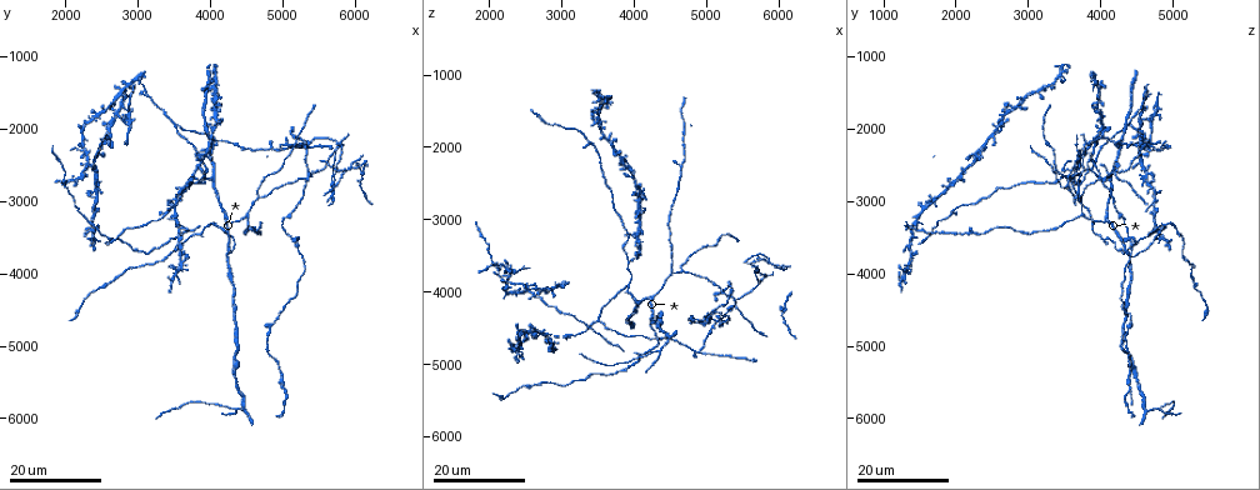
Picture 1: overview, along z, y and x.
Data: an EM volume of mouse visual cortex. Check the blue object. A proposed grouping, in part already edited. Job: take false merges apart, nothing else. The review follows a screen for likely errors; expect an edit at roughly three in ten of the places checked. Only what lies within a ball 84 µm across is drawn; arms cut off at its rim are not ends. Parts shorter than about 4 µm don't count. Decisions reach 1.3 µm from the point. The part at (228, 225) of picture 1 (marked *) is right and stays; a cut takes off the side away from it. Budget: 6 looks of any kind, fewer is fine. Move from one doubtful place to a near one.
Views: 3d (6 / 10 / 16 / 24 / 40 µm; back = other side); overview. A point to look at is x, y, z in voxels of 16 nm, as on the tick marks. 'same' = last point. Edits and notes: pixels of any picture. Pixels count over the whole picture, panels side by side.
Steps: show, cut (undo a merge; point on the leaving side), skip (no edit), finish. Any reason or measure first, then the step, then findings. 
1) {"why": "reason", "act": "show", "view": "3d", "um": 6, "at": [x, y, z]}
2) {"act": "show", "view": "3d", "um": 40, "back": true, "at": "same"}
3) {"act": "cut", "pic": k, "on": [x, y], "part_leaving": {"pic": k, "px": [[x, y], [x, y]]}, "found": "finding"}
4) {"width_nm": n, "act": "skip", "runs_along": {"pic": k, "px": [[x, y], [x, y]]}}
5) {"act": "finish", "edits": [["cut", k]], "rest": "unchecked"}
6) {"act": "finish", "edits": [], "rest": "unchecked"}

{"why": "branch point", "act": "show", "view": "3d", "um": 16, "at": [4100, 3350, 4850]}

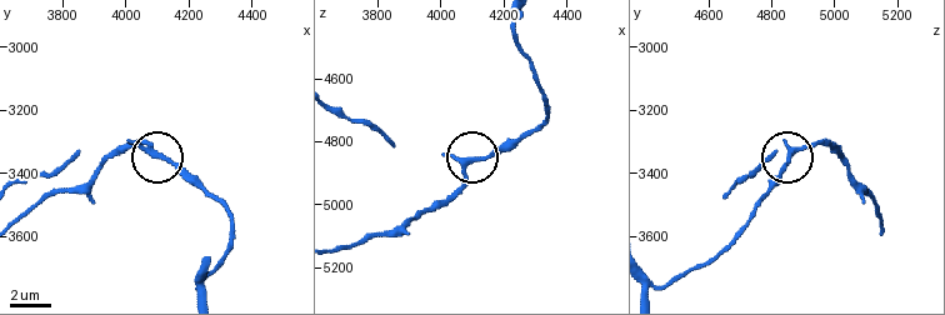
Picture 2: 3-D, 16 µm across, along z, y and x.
{"act": "show", "view": "3d", "um": 10, "at": [4070, 3330, 4870]}

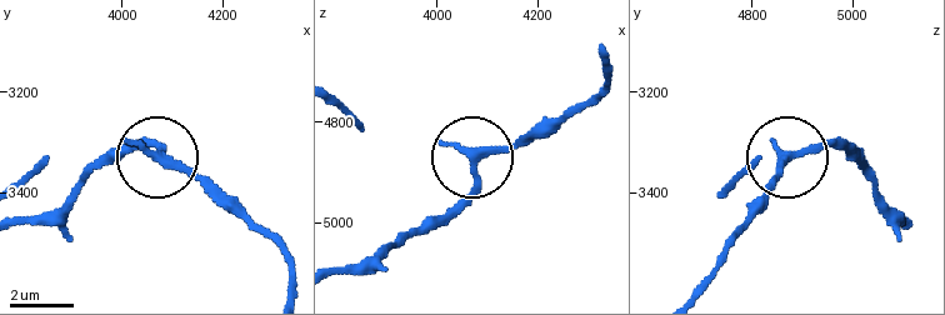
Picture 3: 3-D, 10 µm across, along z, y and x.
{"side_arm_um": 47, "act": "skip", "runs_along": {"pic": 3, "px": [[699, 288], [771, 190], [783, 164], [850, 141]]}, "found": "one neuron here"}

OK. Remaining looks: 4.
{"why": "three-way junction", "act": "show", "view": "3d", "um": 24, "at": [2350, 2500, 3750]}

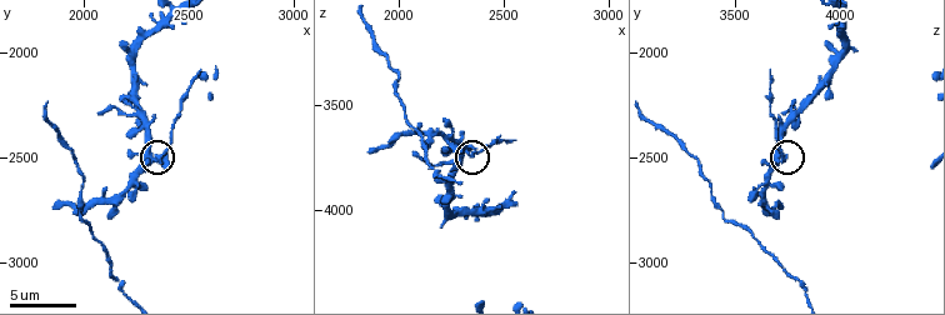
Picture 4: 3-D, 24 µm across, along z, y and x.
{"act": "show", "view": "3d", "um": 6, "at": [2340, 2510, 3740]}

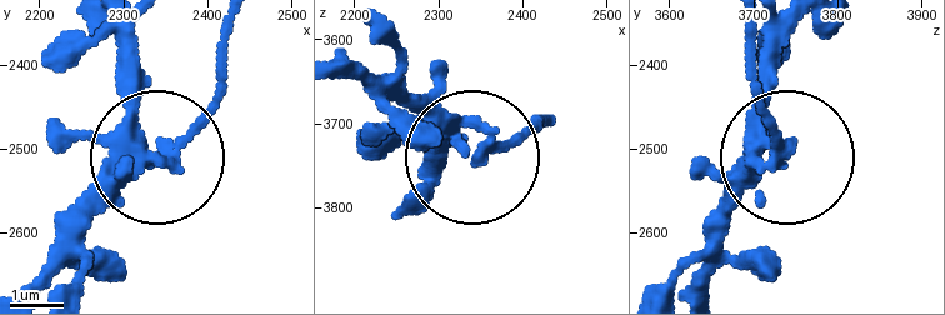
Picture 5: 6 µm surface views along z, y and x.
{"arms": 3, "act": "cut", "pic": 5, "on": [218, 91], "part_leaving": {"pic": 5, "px": [[180, 158], [221, 81], [221, 28]]}, "found": "a second neuron is stuck on"}

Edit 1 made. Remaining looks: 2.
{"act": "finish", "edits": [["cut", 5]], "rest": "unchecked"}

